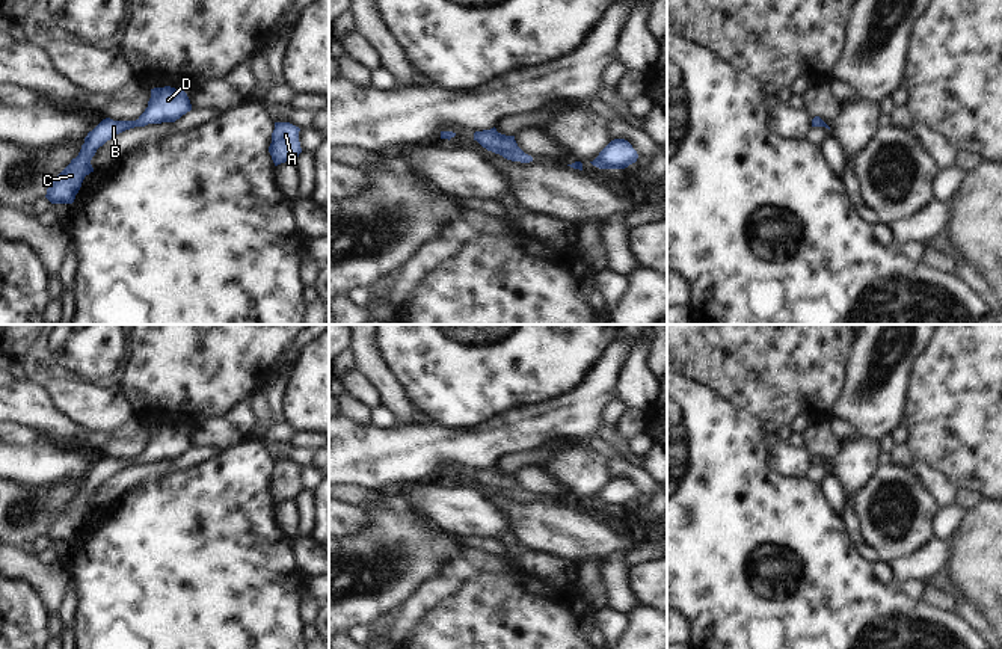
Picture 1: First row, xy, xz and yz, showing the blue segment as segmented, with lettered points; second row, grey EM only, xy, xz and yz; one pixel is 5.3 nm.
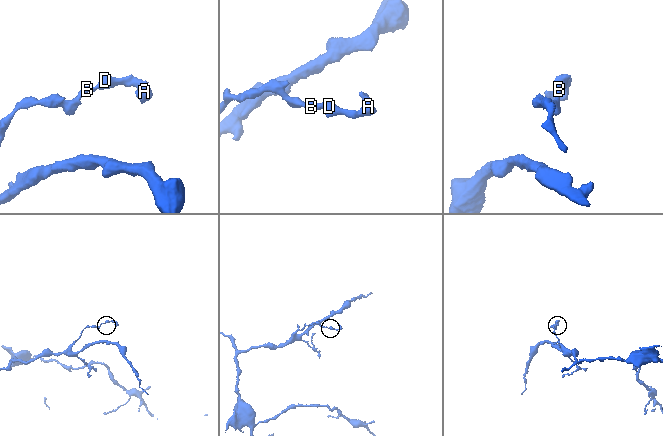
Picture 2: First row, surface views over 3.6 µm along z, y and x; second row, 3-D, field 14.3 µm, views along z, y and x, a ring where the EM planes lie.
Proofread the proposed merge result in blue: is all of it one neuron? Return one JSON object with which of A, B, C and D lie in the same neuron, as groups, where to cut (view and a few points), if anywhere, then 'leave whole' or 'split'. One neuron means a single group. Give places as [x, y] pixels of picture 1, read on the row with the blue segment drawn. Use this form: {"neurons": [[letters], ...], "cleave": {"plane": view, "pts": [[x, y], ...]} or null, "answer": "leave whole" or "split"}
{"neurons": [["A", "B", "C", "D"]], "cleave": null, "answer": "leave whole"}

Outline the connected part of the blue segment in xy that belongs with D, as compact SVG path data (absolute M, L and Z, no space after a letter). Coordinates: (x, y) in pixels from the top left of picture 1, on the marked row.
M171 86L151 89L148 107L136 121L103 119L85 137L85 143L75 158L53 180L45 198L51 204L72 204L86 175L94 172L91 165L97 149L116 134L148 124L175 122L192 110L187 94Z

